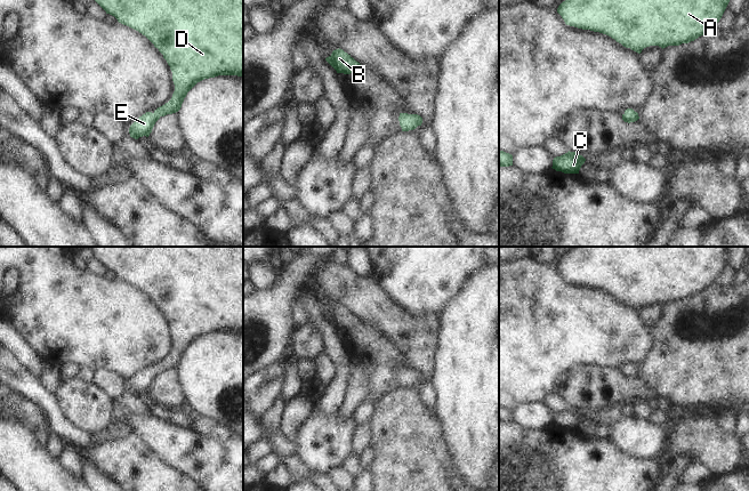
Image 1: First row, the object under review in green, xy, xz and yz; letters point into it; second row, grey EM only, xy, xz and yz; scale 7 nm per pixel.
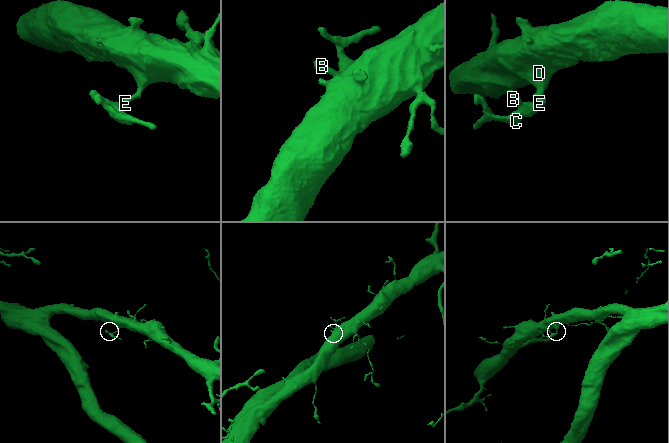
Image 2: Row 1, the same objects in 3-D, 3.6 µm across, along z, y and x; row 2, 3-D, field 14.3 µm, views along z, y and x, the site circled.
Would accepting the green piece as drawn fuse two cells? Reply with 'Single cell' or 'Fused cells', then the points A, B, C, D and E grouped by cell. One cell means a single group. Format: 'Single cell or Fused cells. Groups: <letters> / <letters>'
Single cell. Groups: A B C D E

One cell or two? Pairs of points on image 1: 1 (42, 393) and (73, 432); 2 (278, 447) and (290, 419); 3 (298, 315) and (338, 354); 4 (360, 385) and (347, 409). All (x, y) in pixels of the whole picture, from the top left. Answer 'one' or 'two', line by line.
1: one
2: two
3: two
4: one

